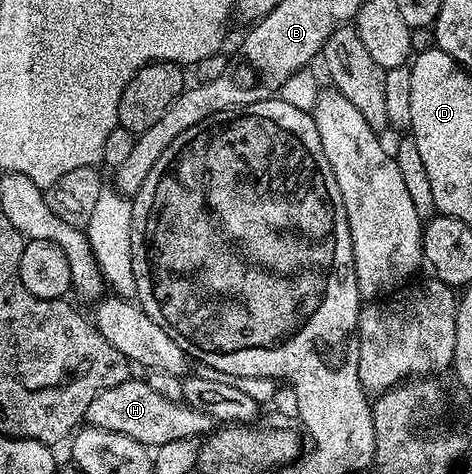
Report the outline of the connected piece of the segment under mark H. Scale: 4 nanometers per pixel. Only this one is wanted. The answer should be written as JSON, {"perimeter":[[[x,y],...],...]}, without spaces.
{"perimeter":[[[132,377],[104,393],[96,393],[86,410],[85,422],[92,427],[108,429],[112,433],[124,433],[147,445],[167,443],[173,439],[202,437],[211,430],[212,420],[196,409],[181,402],[168,400],[146,384],[145,378]]]}

